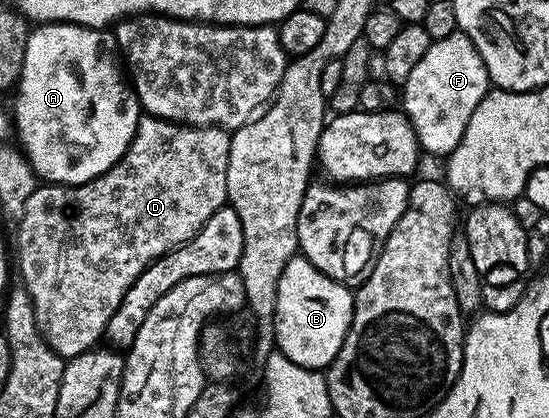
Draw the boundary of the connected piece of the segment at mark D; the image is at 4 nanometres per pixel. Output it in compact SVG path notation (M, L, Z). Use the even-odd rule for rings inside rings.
M140 115L137 130L129 142L127 152L108 172L93 178L84 184L74 186L36 186L33 194L29 194L29 202L25 202L25 210L18 217L19 224L19 272L23 275L22 283L33 302L33 314L37 318L37 326L47 339L47 344L59 356L70 358L89 352L104 339L109 318L121 306L121 298L137 282L139 275L155 260L161 259L167 252L180 248L189 238L193 238L213 218L218 208L227 204L227 175L229 174L229 146L231 132L226 128L195 128L191 124L174 124L172 120L162 120L156 116Z

